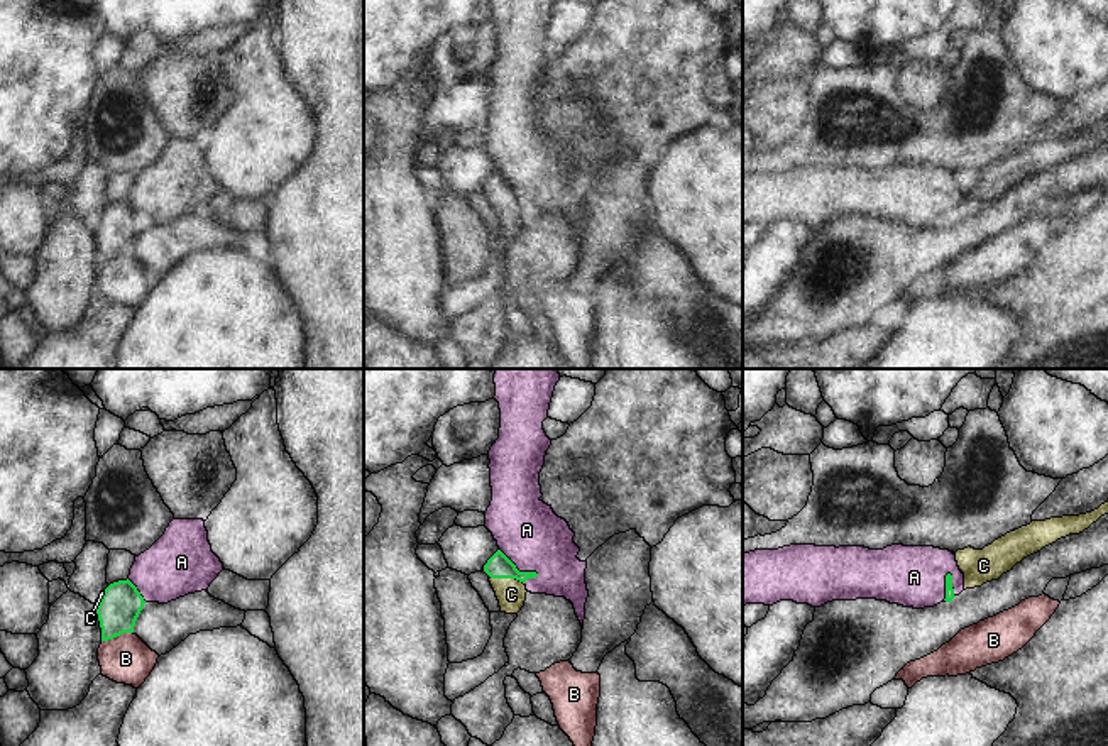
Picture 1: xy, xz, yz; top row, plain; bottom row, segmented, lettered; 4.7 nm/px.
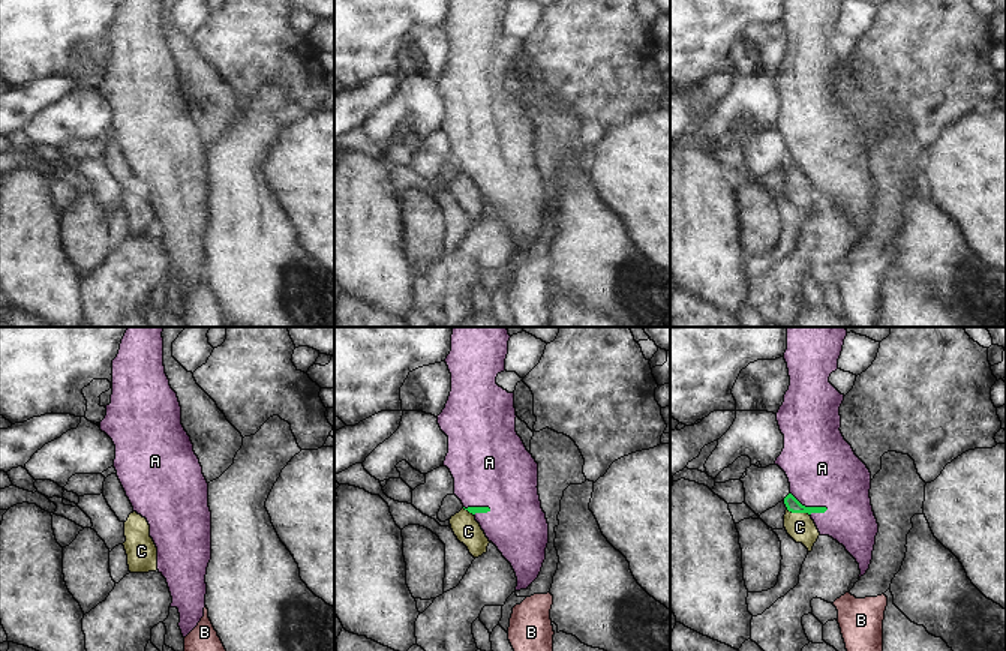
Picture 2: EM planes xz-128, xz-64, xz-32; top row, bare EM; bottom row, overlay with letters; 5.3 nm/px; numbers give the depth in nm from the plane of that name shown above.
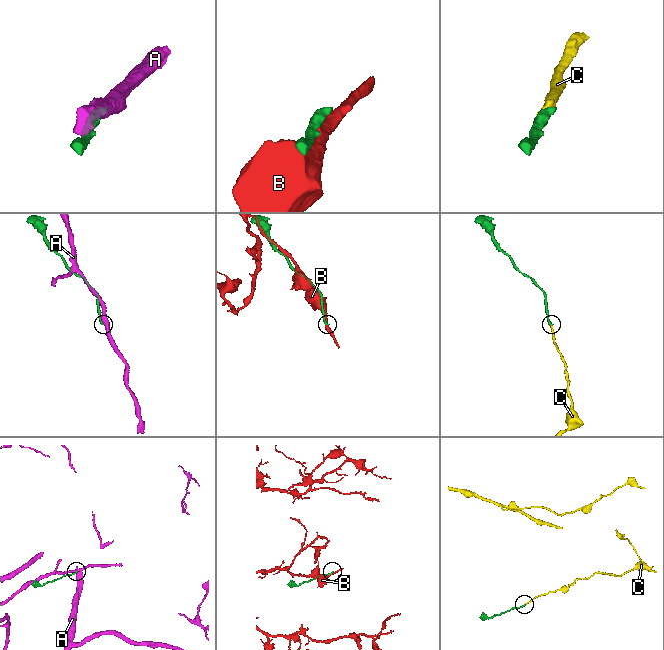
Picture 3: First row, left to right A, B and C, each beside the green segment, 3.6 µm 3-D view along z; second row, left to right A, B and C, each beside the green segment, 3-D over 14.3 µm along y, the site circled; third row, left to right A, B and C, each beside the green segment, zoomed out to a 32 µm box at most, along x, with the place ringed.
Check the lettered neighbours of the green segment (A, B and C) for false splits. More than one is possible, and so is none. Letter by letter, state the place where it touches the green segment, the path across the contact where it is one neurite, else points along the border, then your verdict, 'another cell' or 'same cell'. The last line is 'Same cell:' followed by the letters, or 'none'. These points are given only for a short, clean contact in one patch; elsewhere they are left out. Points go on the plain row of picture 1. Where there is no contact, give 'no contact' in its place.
A: xz (516, 190) | along xz (499, 170), (520, 191), (533, 191), (538, 197) | another cell
B: xy (117, 256) | another cell
C: xz (506, 198) | across xz (498, 186), (506, 198), (511, 215) | same cell
Same cell: C

